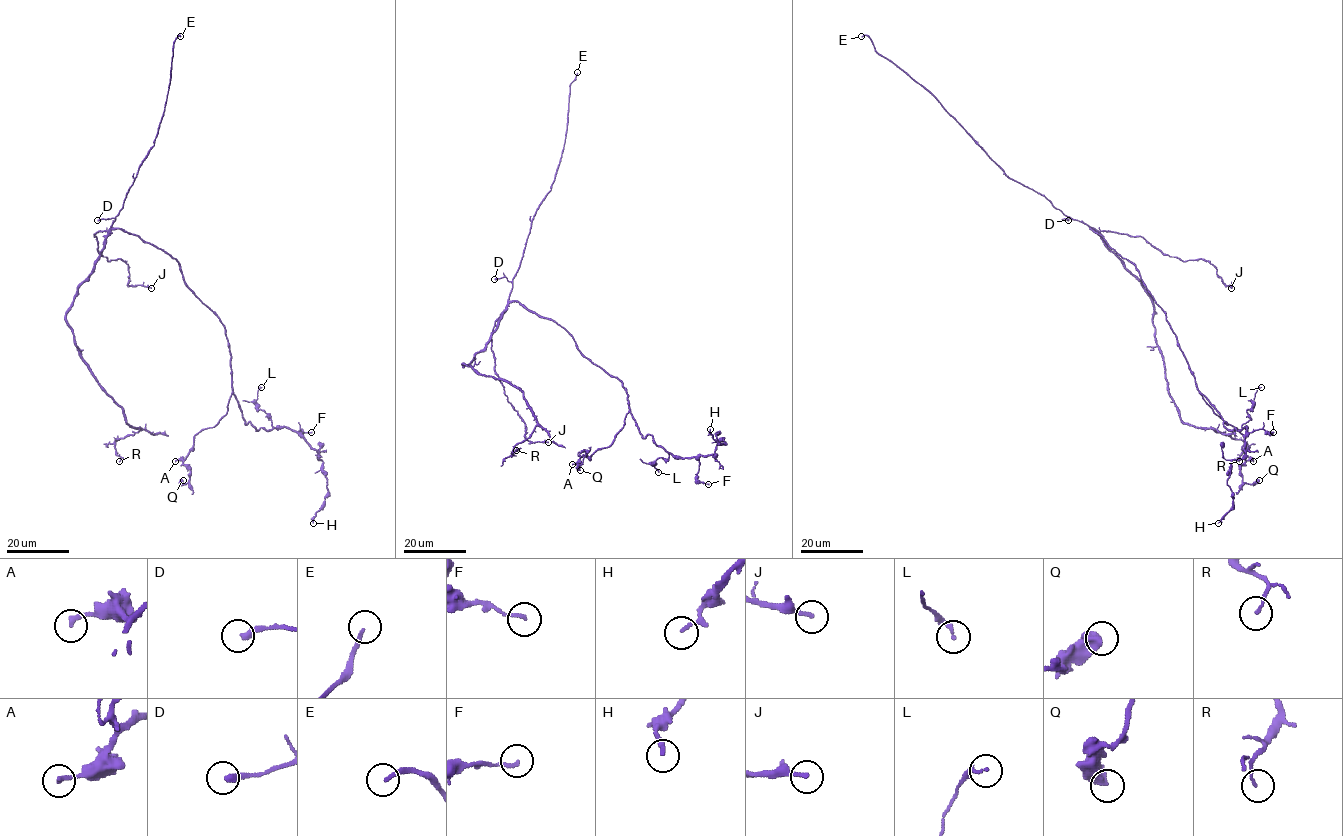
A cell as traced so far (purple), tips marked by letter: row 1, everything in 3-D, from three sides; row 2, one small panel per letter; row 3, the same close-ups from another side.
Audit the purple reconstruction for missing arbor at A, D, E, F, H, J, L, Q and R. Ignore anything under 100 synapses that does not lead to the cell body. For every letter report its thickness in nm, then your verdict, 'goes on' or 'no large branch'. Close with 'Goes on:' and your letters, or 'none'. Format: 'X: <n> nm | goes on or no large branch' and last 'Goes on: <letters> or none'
A: 200 nm | no large branch
D: 280 nm | no large branch
E: 170 nm | goes on
F: 140 nm | no large branch
H: 110 nm | no large branch
J: 170 nm | no large branch
L: 170 nm | no large branch
Q: 600 nm | no large branch
R: 120 nm | no large branch
Goes on: E

